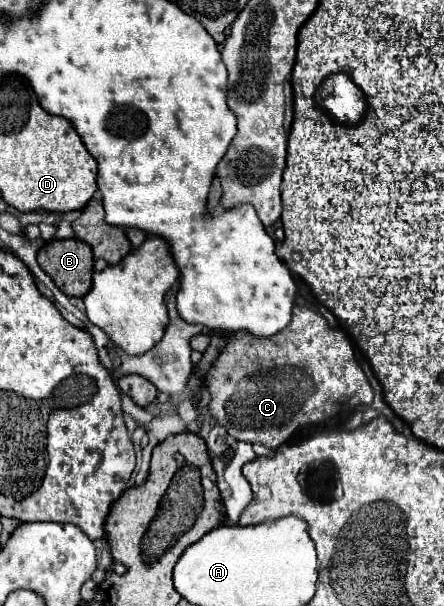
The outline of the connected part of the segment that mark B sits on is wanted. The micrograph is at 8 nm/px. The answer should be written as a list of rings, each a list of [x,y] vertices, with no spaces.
[[[54,239],[38,251],[40,267],[70,297],[84,297],[92,289],[94,255],[80,239]]]

